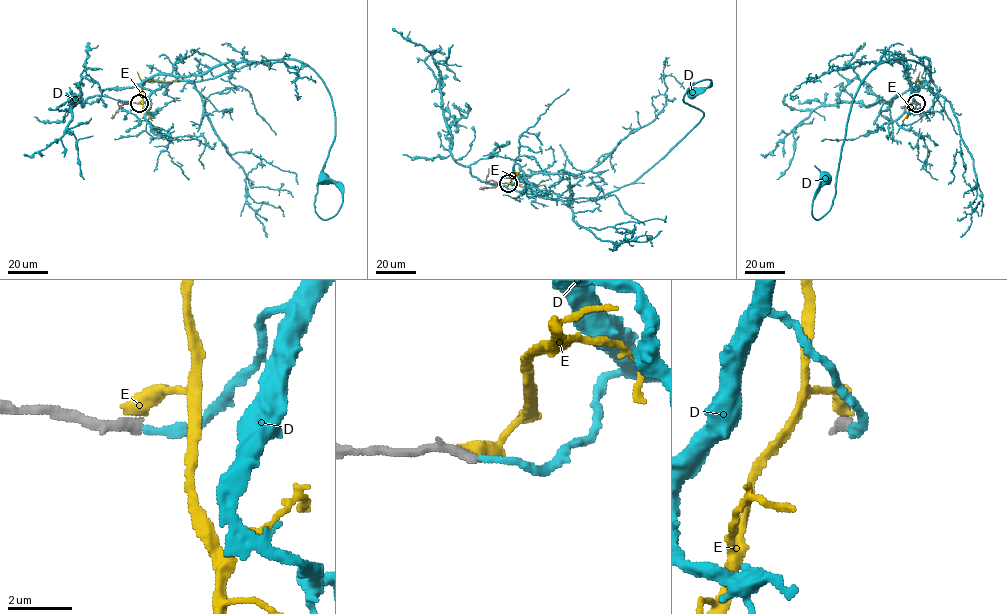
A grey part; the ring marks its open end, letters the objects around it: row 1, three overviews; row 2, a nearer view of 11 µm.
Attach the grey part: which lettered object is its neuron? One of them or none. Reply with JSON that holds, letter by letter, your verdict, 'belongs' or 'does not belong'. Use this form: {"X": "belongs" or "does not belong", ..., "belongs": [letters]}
{"D": "belongs", "E": "does not belong", "belongs": ["D"]}

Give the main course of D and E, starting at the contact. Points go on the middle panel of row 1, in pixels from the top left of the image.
D: (508, 183), (520, 178), (540, 196), (570, 200), (629, 184), (703, 117), (682, 99), (710, 80), (693, 92)
E: (507, 183), (511, 180), (512, 184), (521, 186), (546, 184)

